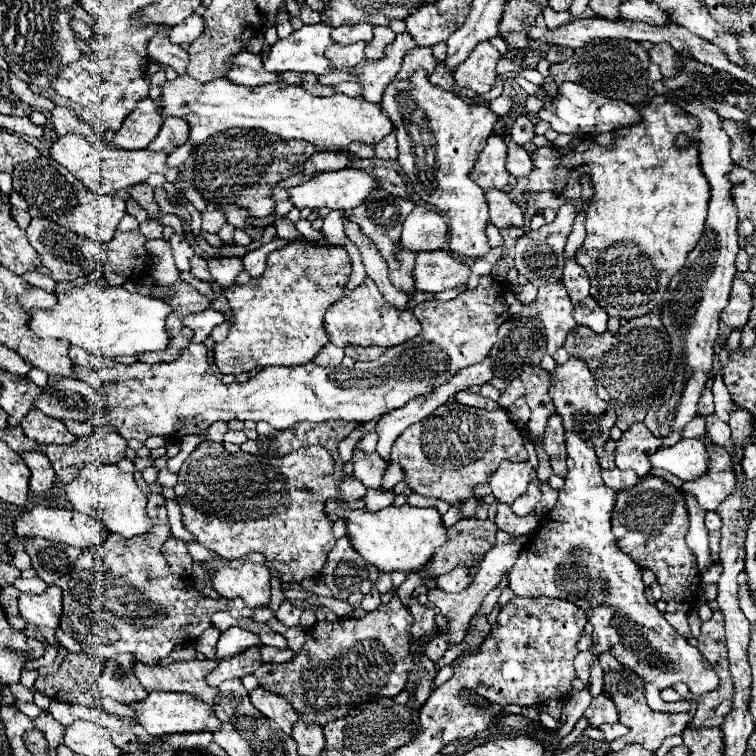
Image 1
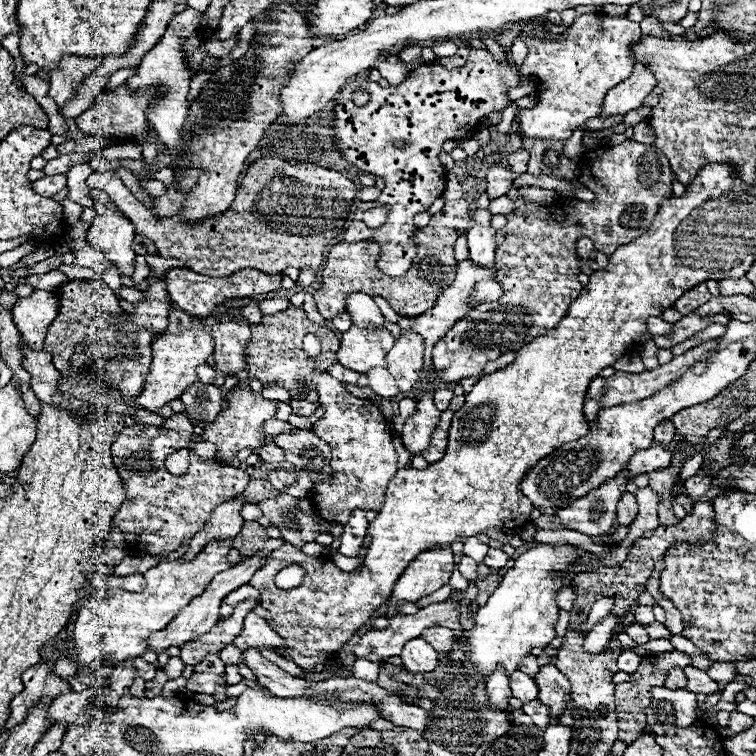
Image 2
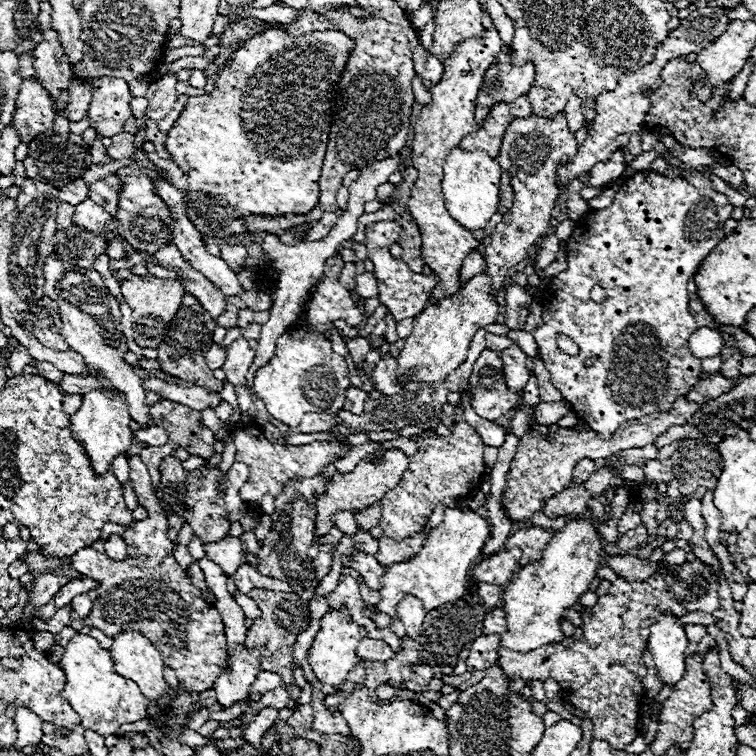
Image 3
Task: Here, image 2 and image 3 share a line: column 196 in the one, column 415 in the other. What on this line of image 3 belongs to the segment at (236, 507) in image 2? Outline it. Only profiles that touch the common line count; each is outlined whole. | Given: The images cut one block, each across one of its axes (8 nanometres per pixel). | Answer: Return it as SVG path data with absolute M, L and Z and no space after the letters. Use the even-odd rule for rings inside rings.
M420 530L420 532L416 532L416 536L410 536L410 538L404 538L404 540L392 540L392 538L382 534L378 538L380 548L378 548L376 560L380 560L380 564L384 564L384 566L404 562L418 552L418 548L424 544L424 540L426 540L424 530Z

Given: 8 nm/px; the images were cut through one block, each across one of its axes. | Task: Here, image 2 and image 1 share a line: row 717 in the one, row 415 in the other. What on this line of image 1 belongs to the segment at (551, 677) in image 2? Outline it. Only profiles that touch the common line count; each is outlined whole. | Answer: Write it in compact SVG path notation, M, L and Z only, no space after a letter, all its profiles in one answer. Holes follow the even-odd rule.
M552 414L548 418L546 434L544 434L544 450L550 456L550 464L558 476L566 476L566 444L564 444L564 428L562 428L562 418L558 414Z

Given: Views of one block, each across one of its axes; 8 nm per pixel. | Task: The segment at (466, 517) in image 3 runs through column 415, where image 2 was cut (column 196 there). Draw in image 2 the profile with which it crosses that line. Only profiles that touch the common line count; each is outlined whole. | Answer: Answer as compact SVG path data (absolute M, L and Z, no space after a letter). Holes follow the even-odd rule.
M228 540L210 542L190 562L178 562L178 560L162 562L144 574L146 588L142 592L112 590L108 598L92 596L78 612L78 620L74 624L78 668L92 668L96 660L104 662L102 656L114 658L114 666L128 658L142 656L146 652L146 642L150 634L164 630L174 620L174 616L186 604L190 604L194 596L200 596L206 590L206 586L218 572L232 566L226 560L230 548L232 544Z

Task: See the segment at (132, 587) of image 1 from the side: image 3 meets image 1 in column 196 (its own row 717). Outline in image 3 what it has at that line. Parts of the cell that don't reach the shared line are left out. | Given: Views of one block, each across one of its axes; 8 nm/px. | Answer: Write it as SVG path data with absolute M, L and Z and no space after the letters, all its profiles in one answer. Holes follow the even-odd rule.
M652 574L650 578L642 582L626 582L624 578L615 580L606 596L600 596L598 602L592 608L584 608L580 612L584 620L584 640L569 642L565 637L556 644L546 644L536 648L536 652L512 652L504 646L498 646L498 664L502 666L504 674L510 678L554 678L560 684L560 698L562 702L572 704L574 708L580 708L586 712L594 722L594 738L604 740L614 750L624 750L626 744L630 744L638 736L638 704L642 700L642 680L646 676L646 666L642 662L642 652L646 648L650 626L656 624L656 616L660 614L672 614L682 616L686 610L674 600L674 596L666 590L664 578L660 574Z

